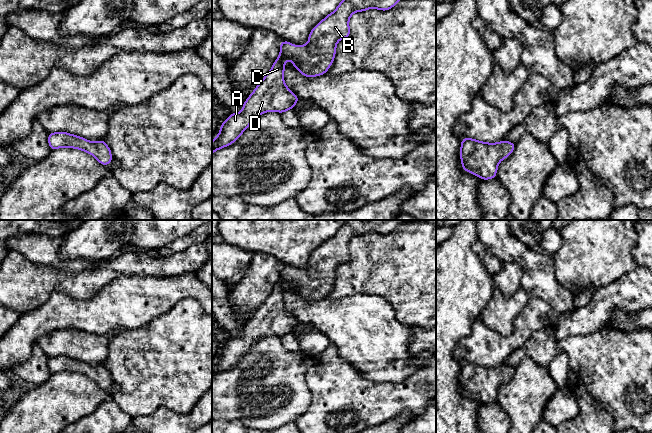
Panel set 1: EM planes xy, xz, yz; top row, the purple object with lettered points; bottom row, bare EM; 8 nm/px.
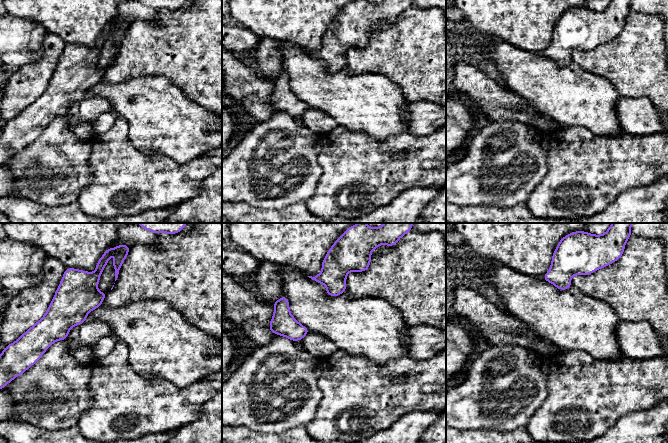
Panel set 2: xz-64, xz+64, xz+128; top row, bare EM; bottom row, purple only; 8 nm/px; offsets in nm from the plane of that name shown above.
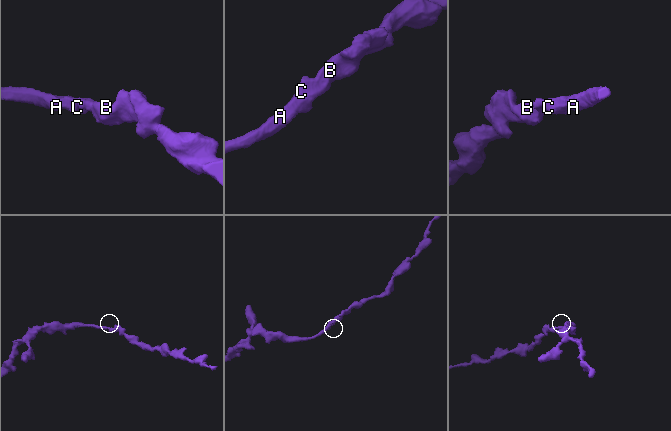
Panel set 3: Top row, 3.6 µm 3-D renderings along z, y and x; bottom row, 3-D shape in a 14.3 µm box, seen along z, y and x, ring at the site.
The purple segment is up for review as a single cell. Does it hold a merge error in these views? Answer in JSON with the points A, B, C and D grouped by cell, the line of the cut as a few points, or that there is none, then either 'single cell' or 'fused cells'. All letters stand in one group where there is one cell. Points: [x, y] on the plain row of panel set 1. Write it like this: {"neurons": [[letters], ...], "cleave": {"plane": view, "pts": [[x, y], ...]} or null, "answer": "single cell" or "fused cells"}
{"neurons": [["A", "B", "C", "D"]], "cleave": null, "answer": "single cell"}

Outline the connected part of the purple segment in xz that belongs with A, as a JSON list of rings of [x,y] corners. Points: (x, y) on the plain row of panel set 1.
[[[347,220],[337,230],[334,236],[328,238],[310,256],[307,269],[294,270],[291,266],[280,266],[280,279],[274,285],[270,295],[254,313],[251,319],[243,328],[242,335],[232,337],[220,350],[220,357],[212,365],[212,378],[221,372],[234,367],[241,358],[250,350],[251,346],[262,337],[275,335],[283,337],[293,333],[299,322],[285,309],[284,293],[285,286],[291,284],[293,290],[305,301],[316,301],[325,298],[332,289],[336,269],[339,264],[345,263],[350,259],[349,243],[355,236],[368,233],[378,233],[387,235],[394,231],[404,220]]]

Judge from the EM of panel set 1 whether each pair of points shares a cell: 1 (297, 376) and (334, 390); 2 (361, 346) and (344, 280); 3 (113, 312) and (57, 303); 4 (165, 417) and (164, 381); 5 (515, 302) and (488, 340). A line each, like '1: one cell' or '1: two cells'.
1: two cells
2: two cells
3: one cell
4: two cells
5: two cells

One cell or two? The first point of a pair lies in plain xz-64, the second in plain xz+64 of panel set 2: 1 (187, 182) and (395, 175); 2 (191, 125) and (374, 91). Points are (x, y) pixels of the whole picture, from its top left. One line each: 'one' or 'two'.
1: one
2: one

